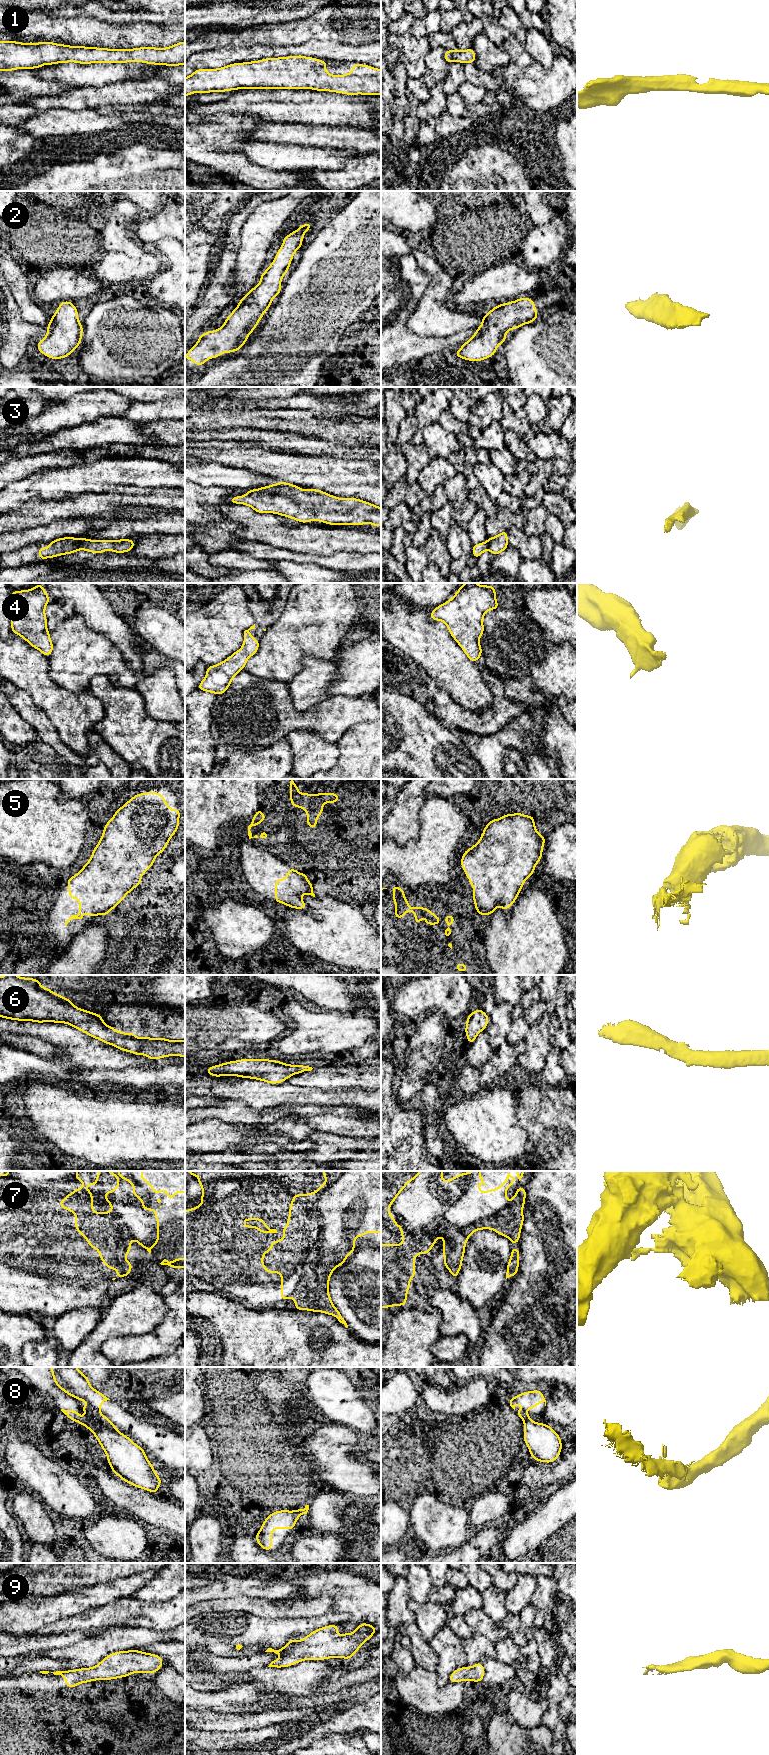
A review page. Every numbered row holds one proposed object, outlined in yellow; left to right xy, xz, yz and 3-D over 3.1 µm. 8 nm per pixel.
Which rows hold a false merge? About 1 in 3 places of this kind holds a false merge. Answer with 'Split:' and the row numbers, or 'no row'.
Split: 7, 8

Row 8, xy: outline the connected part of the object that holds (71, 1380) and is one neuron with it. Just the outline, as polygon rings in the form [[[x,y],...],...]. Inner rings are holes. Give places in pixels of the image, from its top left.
[[[50,1367],[54,1383],[66,1394],[78,1401],[84,1400],[87,1406],[81,1405],[82,1410],[91,1418],[102,1422],[105,1426],[117,1430],[117,1427],[100,1412],[104,1401],[110,1400],[101,1392],[94,1389],[86,1375],[77,1367]]]

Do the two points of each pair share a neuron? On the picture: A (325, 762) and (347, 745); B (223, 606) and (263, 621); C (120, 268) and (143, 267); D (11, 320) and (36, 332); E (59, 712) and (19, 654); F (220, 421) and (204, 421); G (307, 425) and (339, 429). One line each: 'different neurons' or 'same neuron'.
A: different neurons
B: different neurons
C: same neuron
D: same neuron
E: same neuron
F: same neuron
G: same neuron

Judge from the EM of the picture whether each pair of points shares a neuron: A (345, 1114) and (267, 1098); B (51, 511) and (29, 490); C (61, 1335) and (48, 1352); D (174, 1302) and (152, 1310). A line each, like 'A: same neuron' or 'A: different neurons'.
A: different neurons
B: different neurons
C: different neurons
D: different neurons

